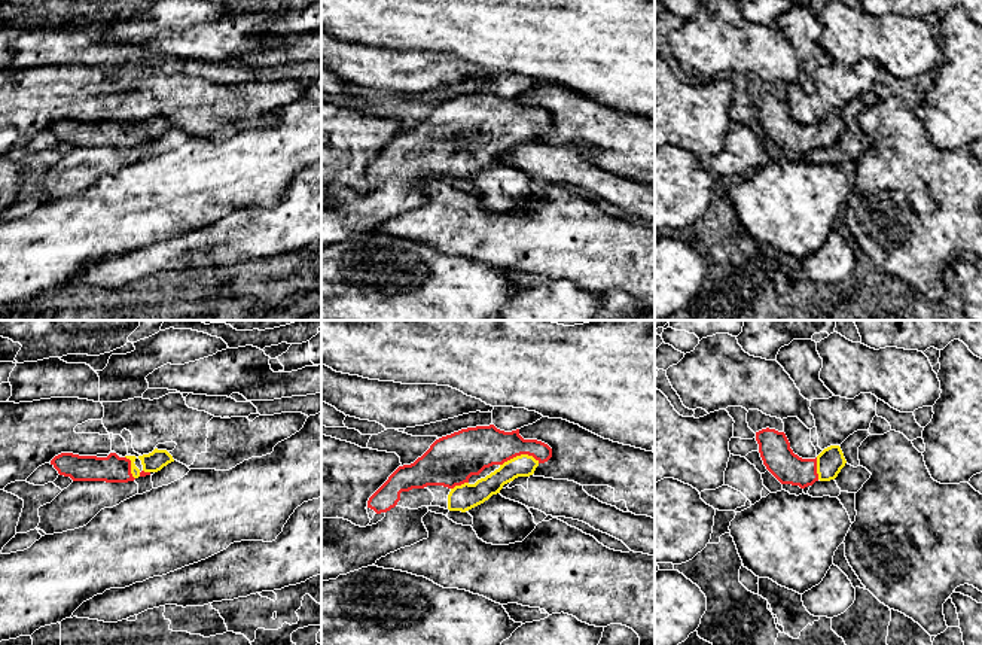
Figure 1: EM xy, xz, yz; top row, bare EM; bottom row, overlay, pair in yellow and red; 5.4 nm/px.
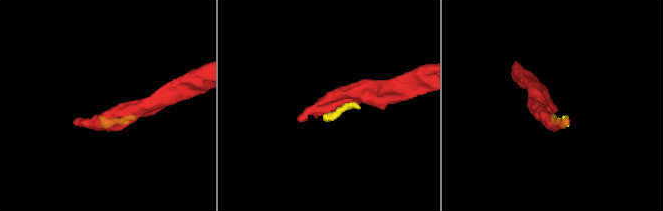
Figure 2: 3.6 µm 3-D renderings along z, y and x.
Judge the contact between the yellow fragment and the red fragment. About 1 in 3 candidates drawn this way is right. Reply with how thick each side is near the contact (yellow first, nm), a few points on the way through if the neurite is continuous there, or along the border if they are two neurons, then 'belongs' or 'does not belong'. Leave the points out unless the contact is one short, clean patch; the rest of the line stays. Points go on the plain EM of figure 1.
calibres 120 and 220 nm; belongs

